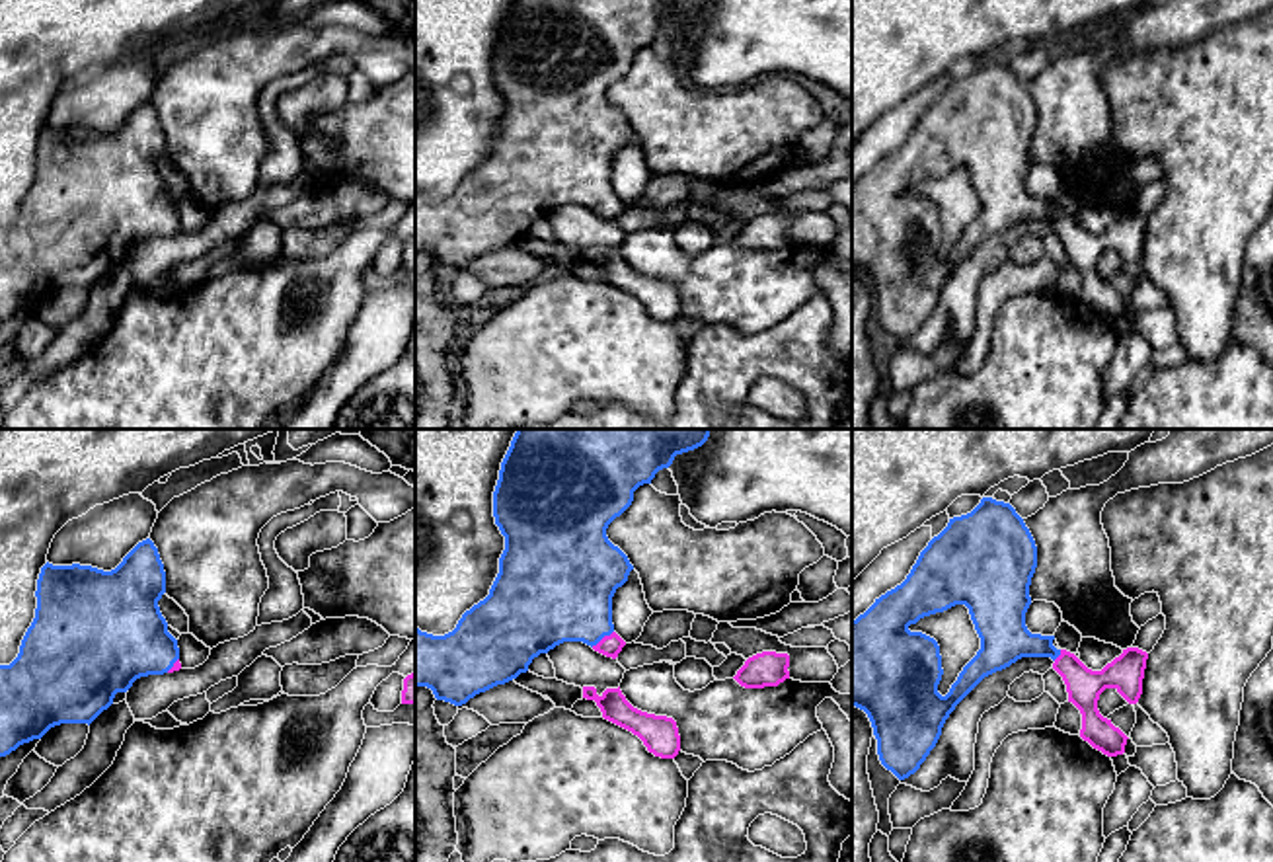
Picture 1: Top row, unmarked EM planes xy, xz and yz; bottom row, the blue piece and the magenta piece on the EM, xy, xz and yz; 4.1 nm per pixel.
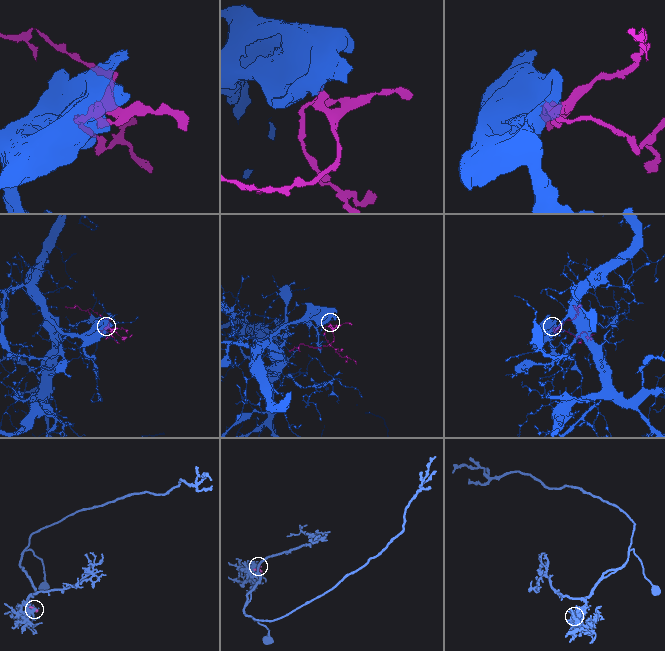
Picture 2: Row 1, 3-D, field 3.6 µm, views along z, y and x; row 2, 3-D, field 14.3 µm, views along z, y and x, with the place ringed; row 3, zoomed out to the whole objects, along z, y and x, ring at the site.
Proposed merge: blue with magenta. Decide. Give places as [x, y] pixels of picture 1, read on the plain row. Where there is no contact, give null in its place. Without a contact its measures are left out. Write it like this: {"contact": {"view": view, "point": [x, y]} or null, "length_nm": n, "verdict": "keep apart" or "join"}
{"contact": {"view": "xz", "point": [601, 201]}, "length_nm": 120, "verdict": "join"}

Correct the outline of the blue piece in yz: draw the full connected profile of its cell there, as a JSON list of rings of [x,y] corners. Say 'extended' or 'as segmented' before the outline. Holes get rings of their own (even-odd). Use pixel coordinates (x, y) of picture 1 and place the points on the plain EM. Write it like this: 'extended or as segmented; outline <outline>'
extended; outline [[[983,60],[967,78],[949,82],[947,90],[920,115],[907,142],[887,154],[852,183],[852,269],[864,273],[877,302],[881,328],[899,343],[914,337],[936,310],[942,291],[955,269],[988,238],[1022,220],[1051,220],[1072,265],[1082,277],[1080,300],[1107,320],[1125,316],[1127,298],[1098,273],[1099,257],[1115,252],[1129,267],[1142,257],[1148,216],[1127,211],[1101,234],[1088,232],[1074,216],[1057,213],[1055,199],[1031,197],[1025,176],[1031,168],[1029,148],[1037,131],[1037,109],[1023,82],[1010,66]],[[955,168],[969,172],[981,213],[963,230],[949,255],[942,259],[942,218],[934,201],[910,195],[920,181]]]

